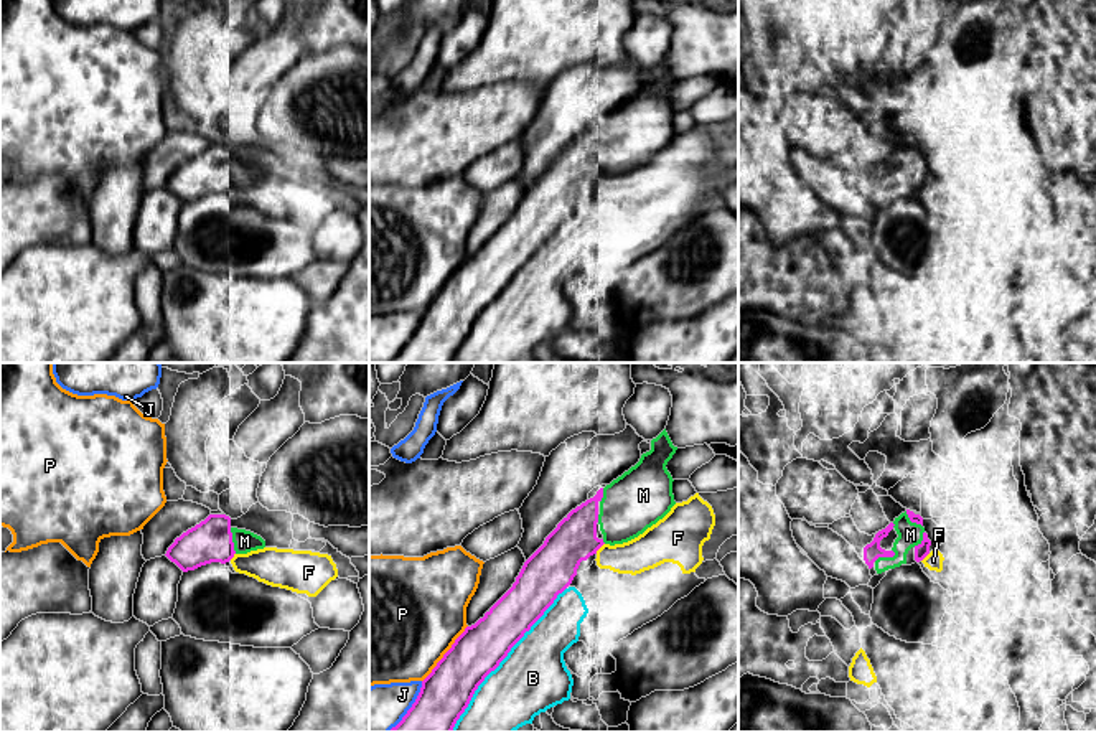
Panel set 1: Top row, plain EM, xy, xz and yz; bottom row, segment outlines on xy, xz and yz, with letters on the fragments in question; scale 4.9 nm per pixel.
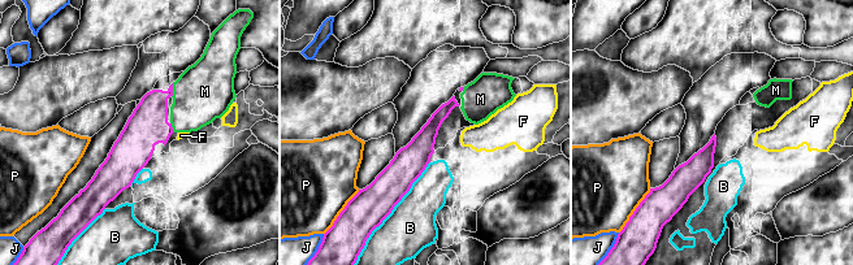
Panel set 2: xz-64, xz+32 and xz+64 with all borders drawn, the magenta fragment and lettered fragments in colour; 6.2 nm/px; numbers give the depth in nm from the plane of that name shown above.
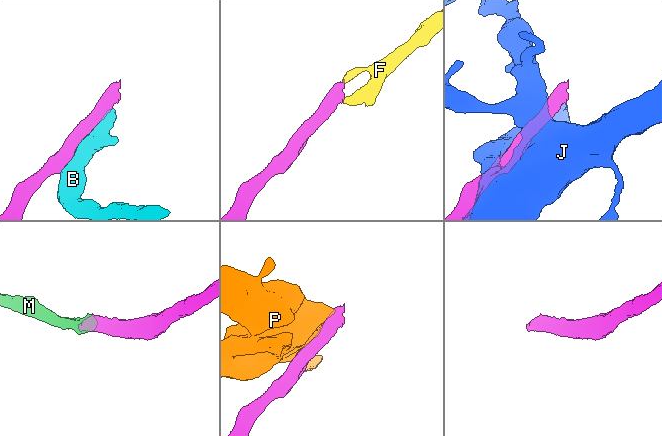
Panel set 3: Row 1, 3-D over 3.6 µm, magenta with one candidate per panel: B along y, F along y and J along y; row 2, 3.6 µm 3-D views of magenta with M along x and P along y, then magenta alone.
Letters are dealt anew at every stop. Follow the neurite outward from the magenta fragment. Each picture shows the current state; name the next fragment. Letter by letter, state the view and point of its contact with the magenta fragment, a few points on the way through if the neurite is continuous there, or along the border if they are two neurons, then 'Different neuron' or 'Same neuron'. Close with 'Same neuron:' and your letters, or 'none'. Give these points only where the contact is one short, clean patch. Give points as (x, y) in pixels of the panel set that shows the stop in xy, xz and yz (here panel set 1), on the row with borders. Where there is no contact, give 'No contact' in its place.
B: Touches magenta at xz (503, 658). Different neuron
F: Touches magenta at xz (600, 546). Different neuron
J: Touches magenta at xz (411, 708). Different neuron
M: Touches magenta at xy (231, 541). Same neuron
P: Touches magenta at xz (445, 653). Boundary: xz (467, 625), (422, 681). Different neuron
Same neuron: M

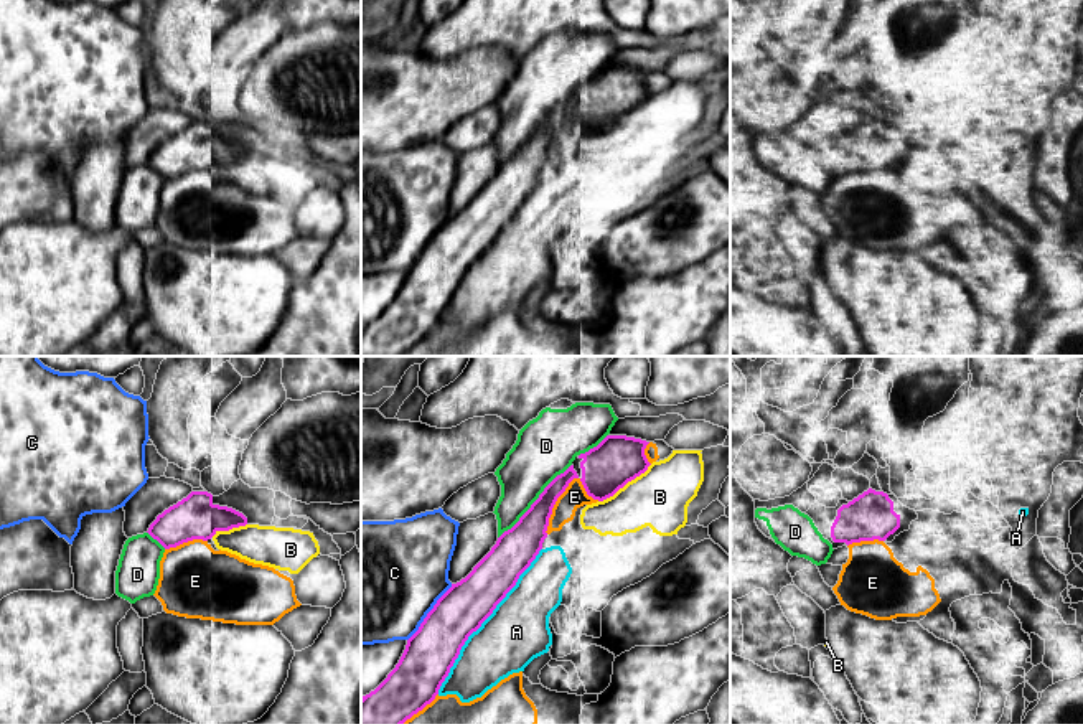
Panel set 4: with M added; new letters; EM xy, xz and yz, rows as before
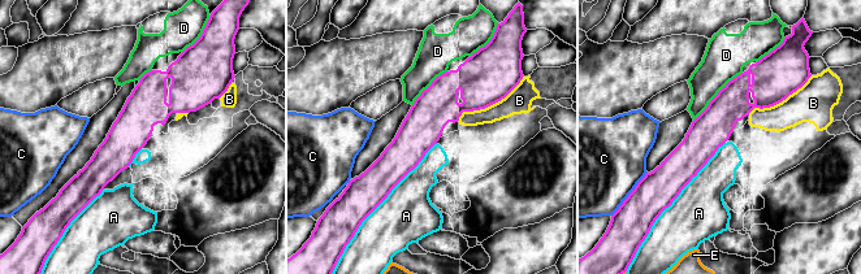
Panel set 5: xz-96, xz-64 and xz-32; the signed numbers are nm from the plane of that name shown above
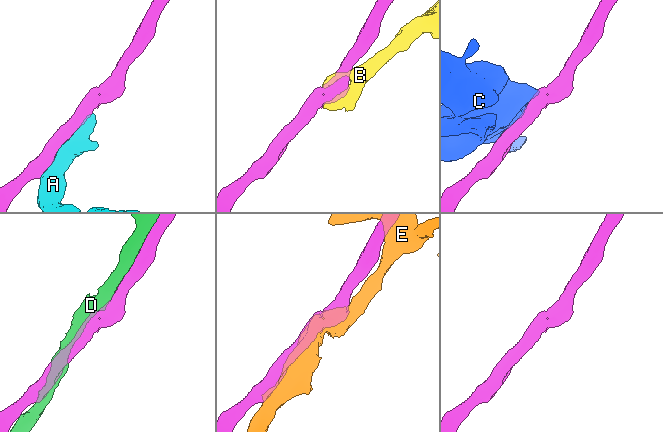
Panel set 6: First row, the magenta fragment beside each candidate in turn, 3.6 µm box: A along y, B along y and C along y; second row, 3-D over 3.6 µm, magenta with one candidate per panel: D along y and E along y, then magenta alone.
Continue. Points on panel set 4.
A: Touches magenta at xz (485, 619). Different neuron
B: Touches magenta at xz (625, 484). Boundary: xz (651, 464), (599, 502). Different neuron
C: Touches magenta at xz (429, 612). Boundary: xz (452, 584), (407, 640). Different neuron
D: Touches magenta at xz (534, 502). Different neuron
E: Touches magenta at xz (554, 503). Different neuron
Same neuron: none

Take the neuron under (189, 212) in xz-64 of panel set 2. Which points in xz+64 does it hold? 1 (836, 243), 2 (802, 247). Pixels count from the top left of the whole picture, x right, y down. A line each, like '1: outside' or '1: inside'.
1: outside
2: outside

